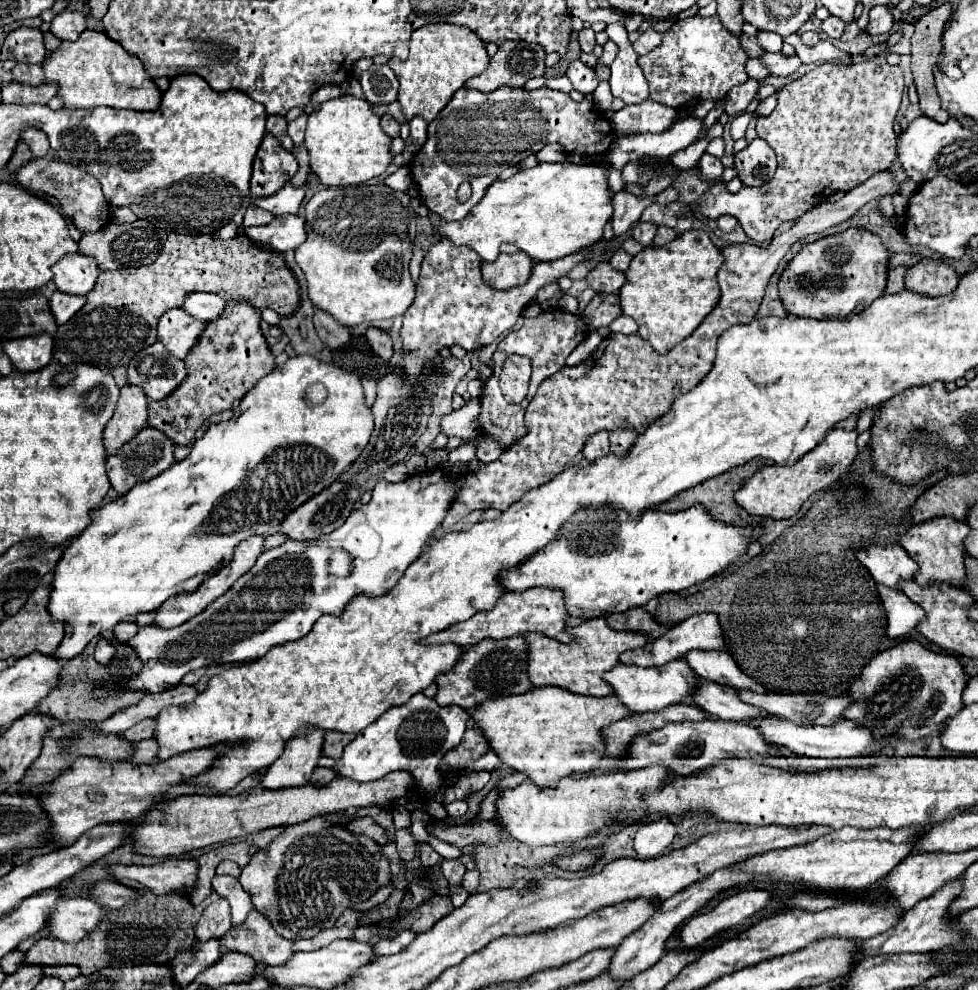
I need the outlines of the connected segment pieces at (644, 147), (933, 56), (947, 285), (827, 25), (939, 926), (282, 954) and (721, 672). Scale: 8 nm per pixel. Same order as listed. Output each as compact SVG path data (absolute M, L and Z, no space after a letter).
M683 118L671 130L661 134L637 134L629 138L617 138L615 144L607 152L607 160L611 168L623 168L631 160L637 158L669 158L673 152L687 148L699 138L703 128L703 120L699 118Z
M943 4L939 8L929 10L917 24L915 24L915 34L911 38L911 72L915 76L915 86L917 86L917 94L919 94L919 108L925 116L937 120L937 122L947 122L949 114L941 108L939 102L939 94L935 90L935 82L933 82L933 66L941 59L943 28L947 24L947 20L951 18L951 4Z
M923 258L915 266L911 266L905 276L905 288L925 296L951 294L957 284L959 274L955 272L955 268L935 258Z
M827 18L823 20L821 30L829 36L829 38L841 38L843 30L845 30L845 22L841 22L839 18Z
M959 880L957 882L947 882L947 886L935 890L935 894L931 894L931 898L925 898L915 908L907 910L895 928L865 940L861 950L859 950L859 956L905 954L905 952L919 954L919 952L929 952L929 950L941 950L941 948L947 948L947 946L955 946L959 942L959 938L955 938L955 934L951 934L951 930L947 930L947 922L951 922L951 918L947 918L947 906L951 906L951 898L959 898L959 894L961 894Z
M251 910L243 926L231 926L227 934L219 938L223 950L249 954L255 958L255 964L277 966L291 958L293 942L281 938L269 924L265 916L257 910Z
M691 650L685 654L685 662L689 662L691 670L695 670L695 674L705 680L725 684L731 688L763 692L763 686L759 686L753 678L743 674L725 650Z

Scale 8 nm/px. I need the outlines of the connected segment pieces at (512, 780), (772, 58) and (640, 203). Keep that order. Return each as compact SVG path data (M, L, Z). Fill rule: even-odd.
M519 772L515 774L506 775L499 783L499 794L501 794L501 792L503 792L503 790L506 790L507 788L515 788L515 786L524 782L525 779L527 779L527 776Z
M765 52L765 54L761 56L761 60L763 60L763 64L771 70L771 74L775 74L775 76L791 76L791 74L795 74L795 72L799 70L799 66L803 64L797 54L785 56L785 54L781 54L781 52L779 52L779 54Z
M617 192L613 196L613 230L615 236L625 234L629 228L633 228L633 224L637 224L637 220L641 218L641 212L654 202L654 197L646 197L645 200L629 194L629 192Z

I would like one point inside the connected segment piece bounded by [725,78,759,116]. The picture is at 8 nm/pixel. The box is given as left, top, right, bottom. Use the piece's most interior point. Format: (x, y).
(737, 100)

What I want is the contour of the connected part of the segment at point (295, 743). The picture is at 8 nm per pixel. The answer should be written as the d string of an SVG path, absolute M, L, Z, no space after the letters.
M311 730L299 738L295 736L285 746L283 756L269 766L261 780L261 786L265 790L279 790L309 784L317 760L321 758L321 748L323 748L321 730Z

